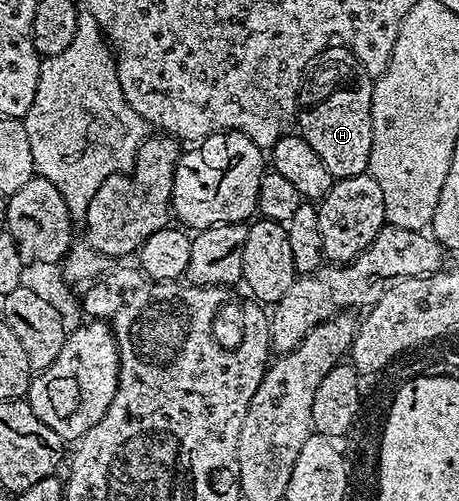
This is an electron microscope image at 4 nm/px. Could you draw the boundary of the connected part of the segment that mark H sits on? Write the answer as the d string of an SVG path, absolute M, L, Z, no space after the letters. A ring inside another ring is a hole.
M362 80L358 88L350 88L350 92L338 92L334 100L326 100L322 108L314 108L310 116L297 116L296 124L300 135L316 150L320 162L328 166L328 170L337 179L363 175L370 167L370 151L372 150L372 94L374 80Z

